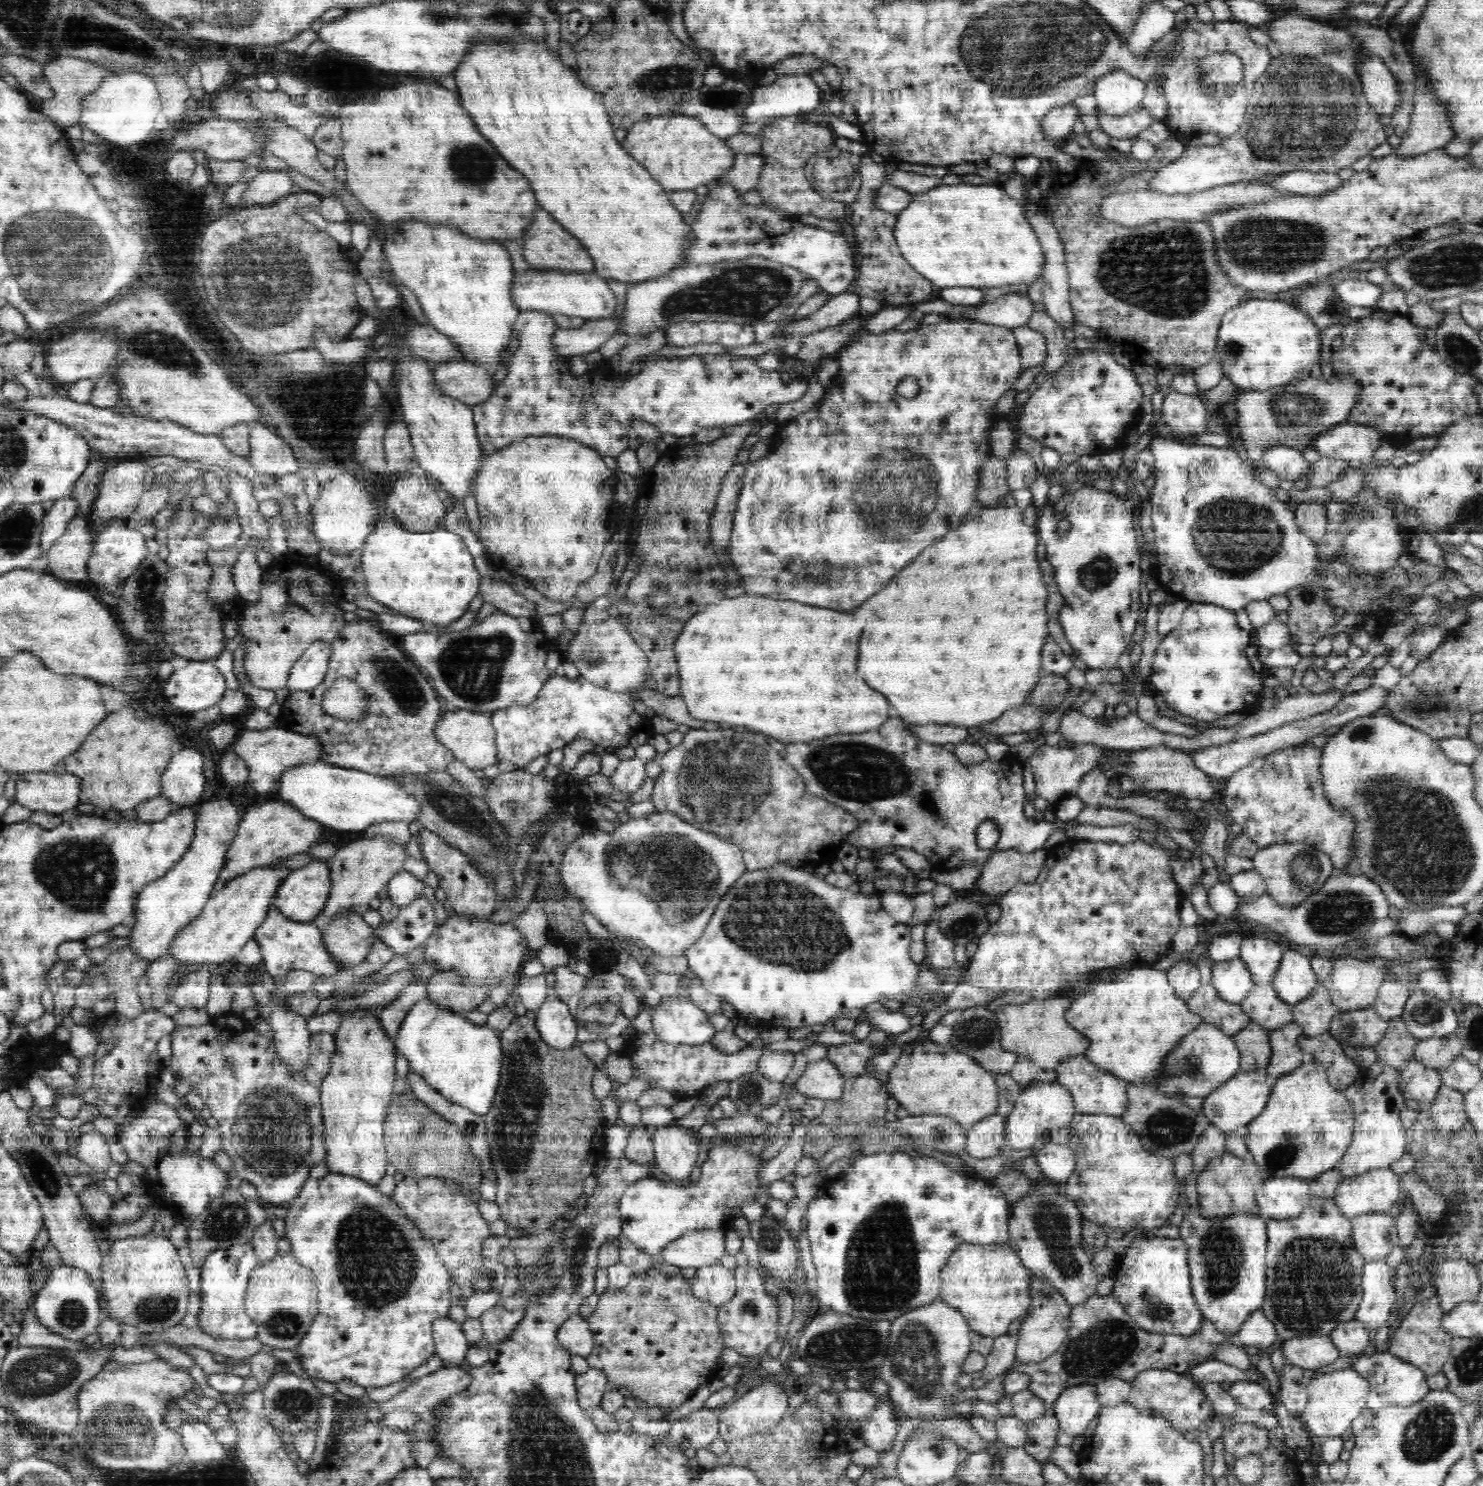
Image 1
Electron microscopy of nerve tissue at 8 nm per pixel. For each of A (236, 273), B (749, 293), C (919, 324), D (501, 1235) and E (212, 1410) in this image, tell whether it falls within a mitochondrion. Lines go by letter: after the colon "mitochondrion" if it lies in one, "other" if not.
A: mitochondrion
B: mitochondrion
C: other
D: other
E: other

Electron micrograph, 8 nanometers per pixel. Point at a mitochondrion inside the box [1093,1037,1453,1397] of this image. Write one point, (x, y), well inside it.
(1314, 1281)

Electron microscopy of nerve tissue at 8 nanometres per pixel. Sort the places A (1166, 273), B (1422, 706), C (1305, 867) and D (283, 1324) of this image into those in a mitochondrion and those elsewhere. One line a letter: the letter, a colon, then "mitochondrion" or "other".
A: mitochondrion
B: mitochondrion
C: mitochondrion
D: mitochondrion

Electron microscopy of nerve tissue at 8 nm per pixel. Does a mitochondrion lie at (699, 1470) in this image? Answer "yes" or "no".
no

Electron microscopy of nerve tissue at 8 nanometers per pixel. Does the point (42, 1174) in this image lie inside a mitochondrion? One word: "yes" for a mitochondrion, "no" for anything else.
yes

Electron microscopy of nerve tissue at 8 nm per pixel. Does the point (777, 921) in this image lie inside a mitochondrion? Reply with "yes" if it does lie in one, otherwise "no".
yes

